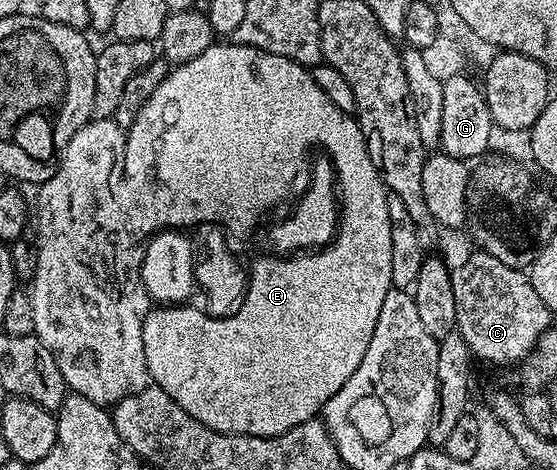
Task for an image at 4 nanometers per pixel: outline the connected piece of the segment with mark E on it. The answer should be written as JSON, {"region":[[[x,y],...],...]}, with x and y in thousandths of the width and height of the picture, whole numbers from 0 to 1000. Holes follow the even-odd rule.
{"region":[[[395,87],[370,104],[359,126],[314,136],[291,181],[284,181],[284,189],[269,198],[269,215],[262,215],[255,232],[248,232],[248,249],[241,249],[237,264],[226,272],[219,415],[226,426],[230,464],[241,470],[242,489],[246,483],[260,504],[280,500],[284,487],[334,500],[334,515],[352,540],[350,566],[373,585],[397,583],[395,594],[402,604],[395,619],[402,628],[417,619],[409,604],[417,585],[424,594],[434,591],[438,583],[452,591],[431,655],[404,679],[379,679],[355,655],[338,653],[341,649],[287,649],[268,660],[255,691],[255,743],[262,743],[268,809],[312,853],[320,853],[320,862],[327,862],[327,870],[334,870],[334,879],[341,879],[348,896],[363,896],[363,904],[386,909],[391,921],[499,930],[528,913],[528,904],[542,904],[569,889],[592,845],[600,845],[600,836],[607,836],[607,828],[614,828],[614,819],[628,811],[636,785],[650,777],[650,760],[657,760],[664,717],[671,717],[671,691],[679,691],[686,640],[693,640],[693,623],[706,617],[700,589],[700,453],[693,453],[693,428],[700,409],[689,396],[671,343],[664,343],[657,300],[592,296],[591,317],[589,304],[575,291],[578,270],[592,270],[616,238],[607,232],[607,223],[600,223],[600,215],[592,215],[592,206],[585,206],[585,198],[578,198],[558,149],[540,134],[530,134],[513,121],[490,119],[481,109],[438,100],[422,87]],[[510,313],[517,313],[524,330],[539,328],[539,391],[519,406],[510,406]],[[481,447],[488,447],[496,466],[460,466],[460,449]]]}

